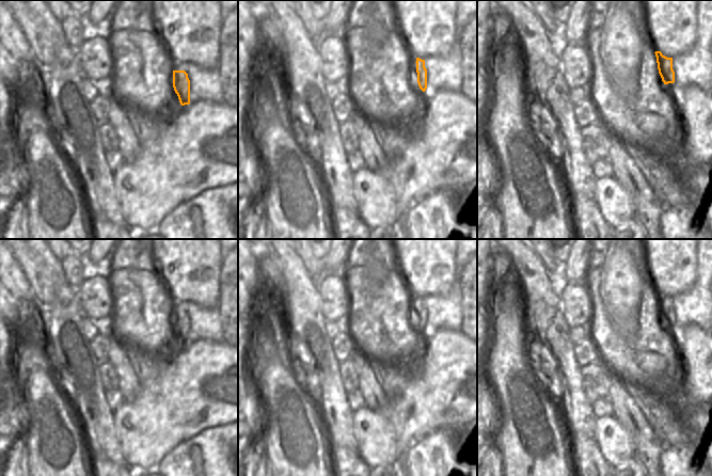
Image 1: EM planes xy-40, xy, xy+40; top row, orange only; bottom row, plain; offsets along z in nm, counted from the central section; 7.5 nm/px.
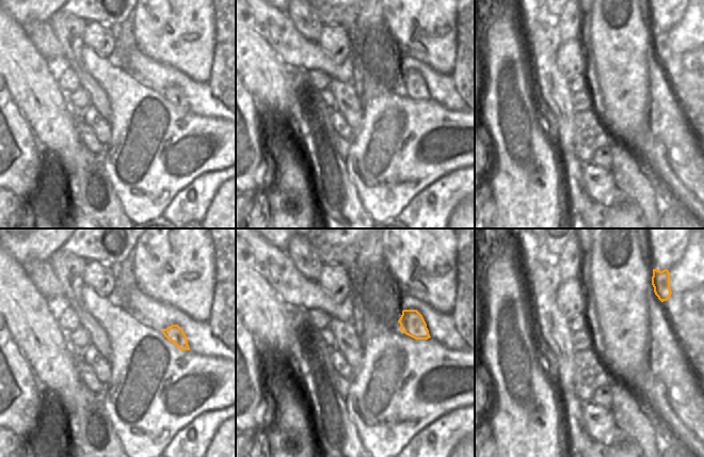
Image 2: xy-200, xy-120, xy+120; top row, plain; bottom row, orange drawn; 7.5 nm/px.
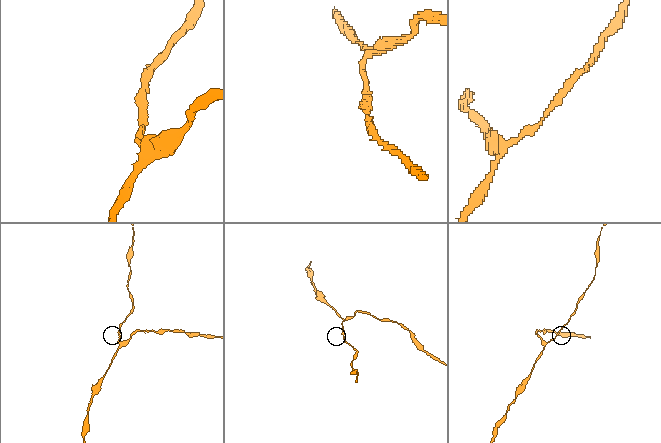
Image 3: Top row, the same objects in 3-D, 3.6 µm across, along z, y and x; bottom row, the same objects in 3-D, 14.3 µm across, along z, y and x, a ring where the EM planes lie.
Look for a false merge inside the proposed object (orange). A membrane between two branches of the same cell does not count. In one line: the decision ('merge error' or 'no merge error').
no merge error

